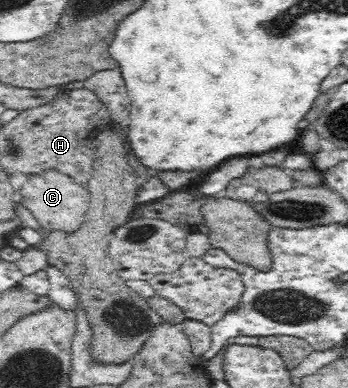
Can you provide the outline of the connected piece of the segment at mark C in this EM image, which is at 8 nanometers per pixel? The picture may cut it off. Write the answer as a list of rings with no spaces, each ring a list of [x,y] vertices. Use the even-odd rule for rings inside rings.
[[[48,167],[38,173],[28,173],[26,183],[20,187],[18,195],[21,203],[31,211],[41,229],[65,230],[72,232],[78,229],[85,214],[89,211],[90,193],[87,186],[80,185],[72,176],[60,173],[60,170]]]

